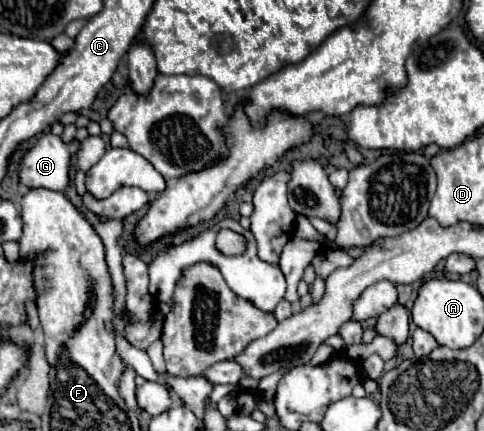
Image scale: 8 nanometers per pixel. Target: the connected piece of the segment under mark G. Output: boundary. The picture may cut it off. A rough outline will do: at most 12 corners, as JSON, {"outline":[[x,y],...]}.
{"outline":[[43,133],[23,157],[27,187],[65,191],[77,141]]}

